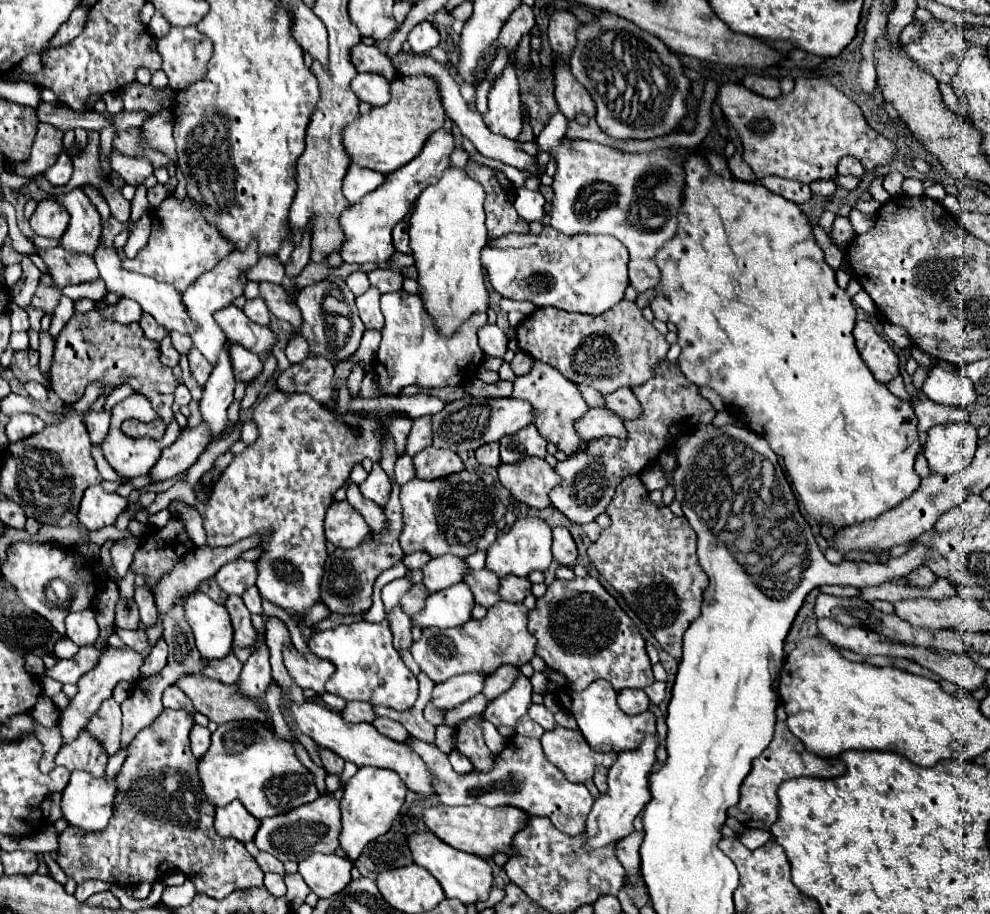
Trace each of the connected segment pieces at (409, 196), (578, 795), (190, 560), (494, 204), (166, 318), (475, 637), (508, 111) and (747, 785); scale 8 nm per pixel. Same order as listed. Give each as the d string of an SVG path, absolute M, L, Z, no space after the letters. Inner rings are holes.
M447 129L433 131L415 159L411 159L407 165L387 175L383 185L379 185L375 191L365 195L359 205L351 205L347 207L347 211L343 211L339 221L345 233L345 241L341 247L341 257L345 263L381 263L395 253L395 247L391 243L393 227L407 215L419 193L427 185L433 185L437 183L437 179L441 179L441 173L449 165L453 149L455 149L455 137L451 131Z
M515 735L507 739L505 751L495 757L495 767L491 771L487 773L471 771L465 775L455 773L453 767L449 765L447 755L439 751L435 745L415 739L413 747L433 773L433 789L439 797L439 803L443 805L471 805L471 803L483 803L487 807L515 805L527 811L529 815L549 817L555 823L555 827L567 835L577 835L585 831L585 819L593 807L593 797L583 783L567 781L563 771L559 771L559 767L555 767L543 755L539 739Z
M255 537L255 539L243 539L241 543L235 543L235 545L231 545L231 547L217 547L217 549L207 547L207 545L205 545L205 547L195 547L195 549L189 551L189 553L187 553L187 555L185 555L167 575L163 575L163 579L153 587L153 595L155 595L159 619L157 619L155 627L145 627L149 649L155 647L155 643L157 643L159 637L163 635L163 615L165 615L165 611L171 611L171 607L175 607L175 603L177 603L179 599L183 599L185 595L193 593L205 579L211 579L225 563L235 561L243 551L253 549L253 547L257 547L257 545L259 545L259 539Z
M474 160L469 161L465 171L479 181L487 193L485 213L489 237L499 237L505 233L529 233L529 223L523 221L513 207L517 189L501 171L493 171Z
M99 245L99 249L95 249L93 259L95 259L95 265L99 267L99 275L105 281L109 291L113 291L113 293L117 293L121 297L135 299L143 307L143 311L151 313L157 319L159 325L167 327L167 331L179 331L183 335L189 335L191 331L195 331L195 325L193 325L193 321L189 319L189 315L187 315L187 311L183 307L181 293L175 287L171 287L167 283L159 283L159 281L151 279L151 277L143 277L143 275L133 273L133 271L127 271L123 267L123 263L121 263L119 253L115 249L105 247L105 245Z
M499 601L483 619L469 619L465 625L453 629L423 629L423 637L413 643L411 655L435 683L443 683L461 673L491 675L501 665L521 667L535 655L535 637L527 631L527 607L523 603Z
M507 65L499 79L495 79L489 91L489 111L483 115L487 127L509 139L517 139L521 133L521 93L517 71Z
M777 721L775 723L775 735L773 741L769 743L769 747L753 761L751 773L745 777L743 785L741 785L741 799L739 803L733 807L733 811L729 811L729 815L733 815L735 819L739 819L743 825L747 825L749 829L769 829L775 819L777 819L777 787L793 777L821 777L821 779L831 779L831 777L839 777L845 773L845 767L841 761L837 761L837 767L833 761L829 759L821 759L813 753L807 753L803 743L799 739L795 739L795 735L791 735L791 731L787 729L785 723Z

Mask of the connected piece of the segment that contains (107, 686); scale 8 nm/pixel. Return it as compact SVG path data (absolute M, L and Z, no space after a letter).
M109 647L109 649L103 651L99 663L87 675L83 675L79 679L79 683L77 683L79 685L79 693L71 699L69 707L63 711L63 719L61 719L63 743L69 743L71 739L77 737L77 733L87 725L89 717L101 707L101 703L113 695L113 689L115 689L115 685L119 681L133 683L133 681L139 679L139 669L145 663L145 659L147 659L147 655L137 653L137 651L129 649L129 647L123 647L123 651L121 649L115 649L115 647Z

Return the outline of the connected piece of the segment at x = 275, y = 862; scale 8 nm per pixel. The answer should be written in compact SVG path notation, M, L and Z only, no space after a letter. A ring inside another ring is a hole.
M259 851L257 853L257 863L263 871L271 871L271 873L279 873L279 875L285 875L285 869L283 869L283 863L279 859L275 859L271 853L265 853L265 851Z

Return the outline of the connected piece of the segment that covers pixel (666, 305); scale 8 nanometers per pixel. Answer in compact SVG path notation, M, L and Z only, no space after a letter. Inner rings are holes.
M699 149L701 155L691 153L685 171L687 171L687 187L685 187L685 201L683 209L679 213L679 229L677 235L671 239L671 243L665 243L665 247L659 251L657 265L663 273L661 285L657 287L657 297L651 301L651 309L657 319L661 321L671 321L679 329L679 345L681 345L681 355L679 355L679 365L683 375L695 383L697 387L709 387L715 393L721 395L723 403L729 409L741 411L747 427L767 439L771 449L783 457L783 465L793 481L795 491L799 493L805 511L809 513L811 519L815 519L819 525L827 525L831 529L843 529L851 527L855 523L871 521L889 511L891 507L897 507L907 495L911 495L917 487L921 477L915 473L913 463L915 463L915 453L921 449L919 437L917 437L917 419L911 409L911 405L899 397L895 397L887 385L879 383L873 373L865 367L853 339L853 327L855 327L855 307L851 297L861 291L861 285L851 285L847 289L841 289L835 281L835 271L825 263L825 257L821 253L821 247L815 243L813 233L811 233L811 223L809 219L801 213L801 209L783 199L781 195L775 195L767 191L761 183L745 183L739 181L731 175L727 161L713 153L713 151L703 151Z

